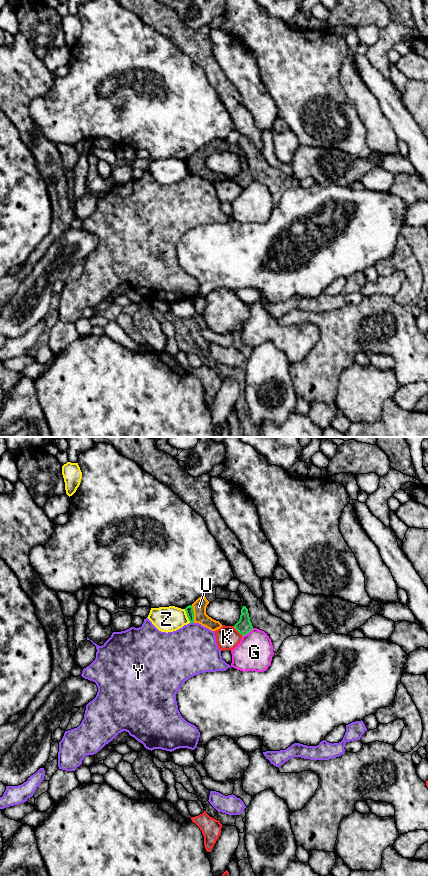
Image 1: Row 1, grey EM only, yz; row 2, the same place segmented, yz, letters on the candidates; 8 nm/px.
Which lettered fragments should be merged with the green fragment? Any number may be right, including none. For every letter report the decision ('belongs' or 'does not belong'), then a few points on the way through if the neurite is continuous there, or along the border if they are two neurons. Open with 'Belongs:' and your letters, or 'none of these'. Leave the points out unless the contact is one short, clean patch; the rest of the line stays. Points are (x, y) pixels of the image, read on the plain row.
Belongs: U
G: does not belong; border along yz (253, 180), (243, 188)
K: does not belong
U: belongs
Y: does not belong
Z: does not belong

